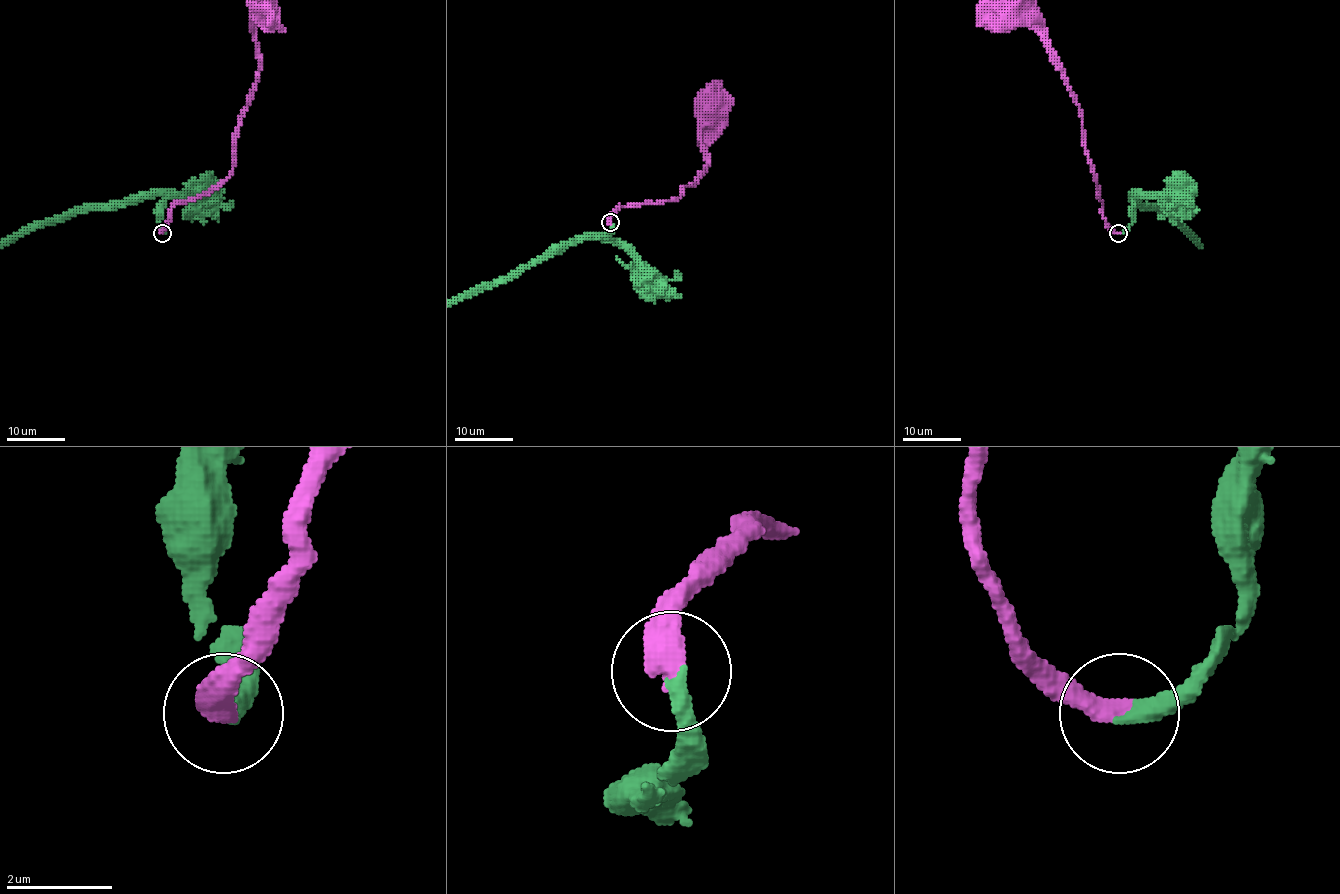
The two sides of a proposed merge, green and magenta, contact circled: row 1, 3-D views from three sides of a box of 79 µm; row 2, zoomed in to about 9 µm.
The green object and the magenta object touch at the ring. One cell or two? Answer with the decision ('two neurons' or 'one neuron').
one neuron

